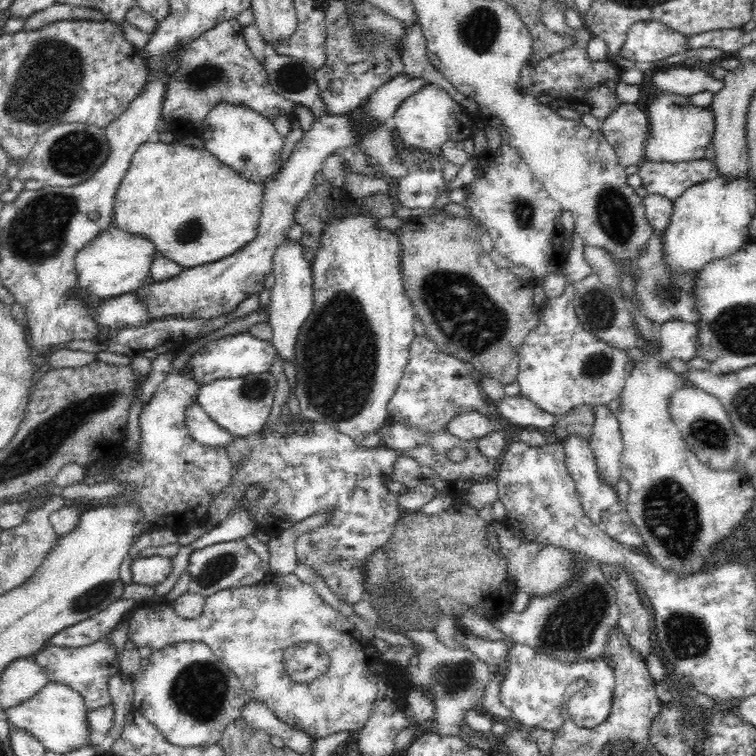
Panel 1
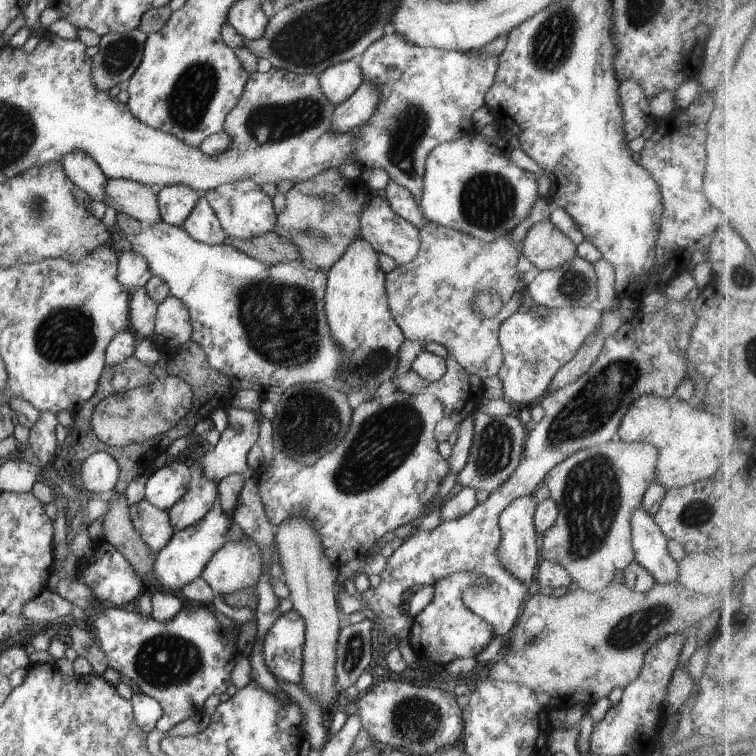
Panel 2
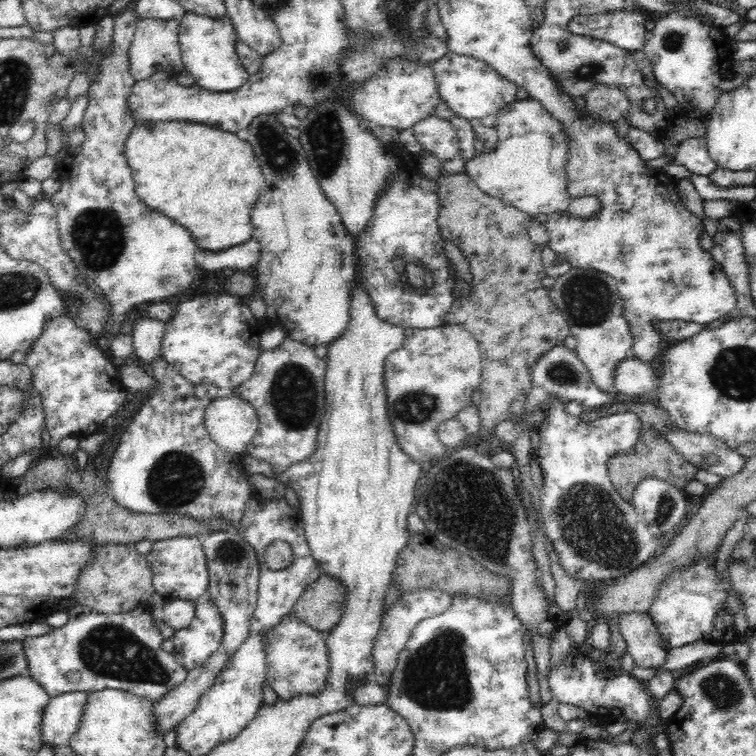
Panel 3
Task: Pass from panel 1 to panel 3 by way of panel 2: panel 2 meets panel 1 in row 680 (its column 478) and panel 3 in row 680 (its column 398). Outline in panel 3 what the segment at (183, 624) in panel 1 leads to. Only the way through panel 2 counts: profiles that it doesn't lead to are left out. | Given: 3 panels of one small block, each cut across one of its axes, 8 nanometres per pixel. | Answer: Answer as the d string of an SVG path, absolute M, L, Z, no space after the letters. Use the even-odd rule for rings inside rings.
M286 614L280 624L265 632L265 682L280 700L290 700L297 695L316 695L327 688L330 674L330 657L326 634L314 629L296 614Z

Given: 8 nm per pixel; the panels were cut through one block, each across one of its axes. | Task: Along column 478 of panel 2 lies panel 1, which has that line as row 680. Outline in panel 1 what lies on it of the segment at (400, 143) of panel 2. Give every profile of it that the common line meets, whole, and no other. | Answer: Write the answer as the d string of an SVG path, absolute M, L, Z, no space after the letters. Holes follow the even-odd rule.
M108 635L88 646L63 647L46 644L42 650L33 655L32 659L46 669L49 681L68 686L80 694L88 711L111 704L108 691L110 678L122 674L120 659L116 657L116 649Z

